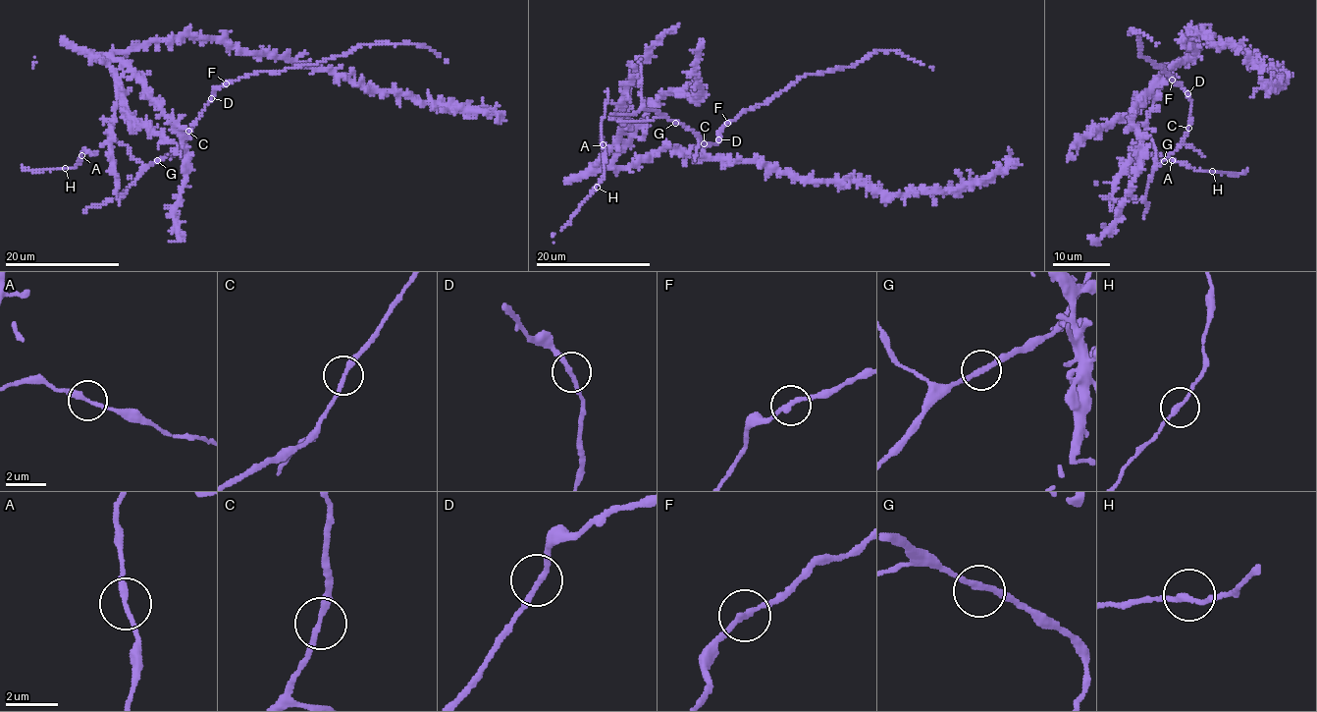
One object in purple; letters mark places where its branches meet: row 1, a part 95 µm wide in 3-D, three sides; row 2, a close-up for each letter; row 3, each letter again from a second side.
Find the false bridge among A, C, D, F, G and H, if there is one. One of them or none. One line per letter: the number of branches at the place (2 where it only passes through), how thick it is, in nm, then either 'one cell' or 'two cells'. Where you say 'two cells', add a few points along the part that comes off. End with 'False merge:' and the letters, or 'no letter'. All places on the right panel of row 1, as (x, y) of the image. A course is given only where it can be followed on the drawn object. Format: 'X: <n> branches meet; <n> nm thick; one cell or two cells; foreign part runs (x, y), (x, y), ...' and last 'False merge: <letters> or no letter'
A: 2 branches meet; 240 nm thick; one cell
C: 2 branches meet; 200 nm thick; one cell
D: 2 branches meet; 200 nm thick; one cell
F: 2 branches meet; 220 nm thick; one cell
G: 2 branches meet; 240 nm thick; one cell
H: 2 branches meet; 200 nm thick; one cell
False merge: no letter

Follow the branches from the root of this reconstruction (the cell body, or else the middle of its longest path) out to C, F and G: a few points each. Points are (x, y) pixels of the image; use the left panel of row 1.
C: (115, 78), (117, 106), (113, 127), (106, 133), (124, 144), (135, 160), (151, 164), (172, 155), (188, 131)
F: (115, 78), (117, 106), (113, 127), (106, 133), (143, 164), (172, 155), (213, 91), (226, 84)
G: (115, 78), (117, 106), (113, 127), (106, 133), (124, 144), (130, 154), (143, 164), (157, 160)

